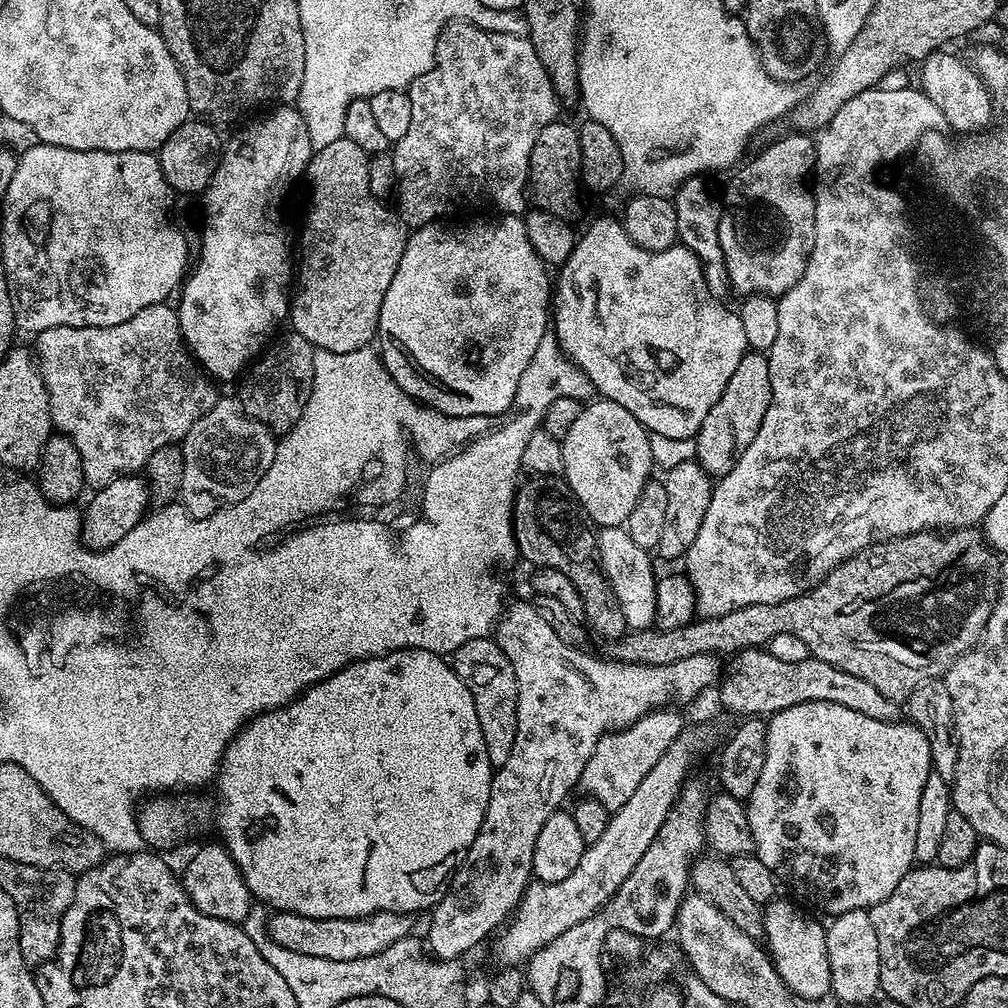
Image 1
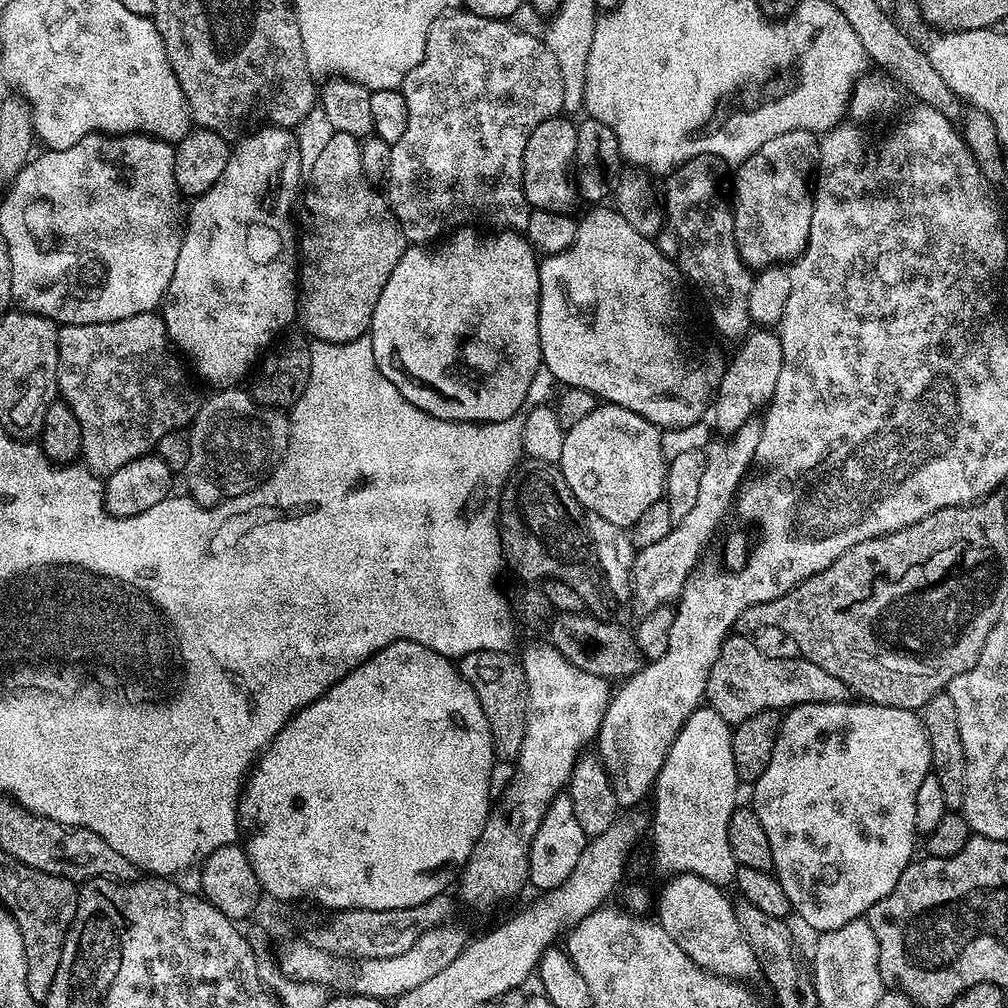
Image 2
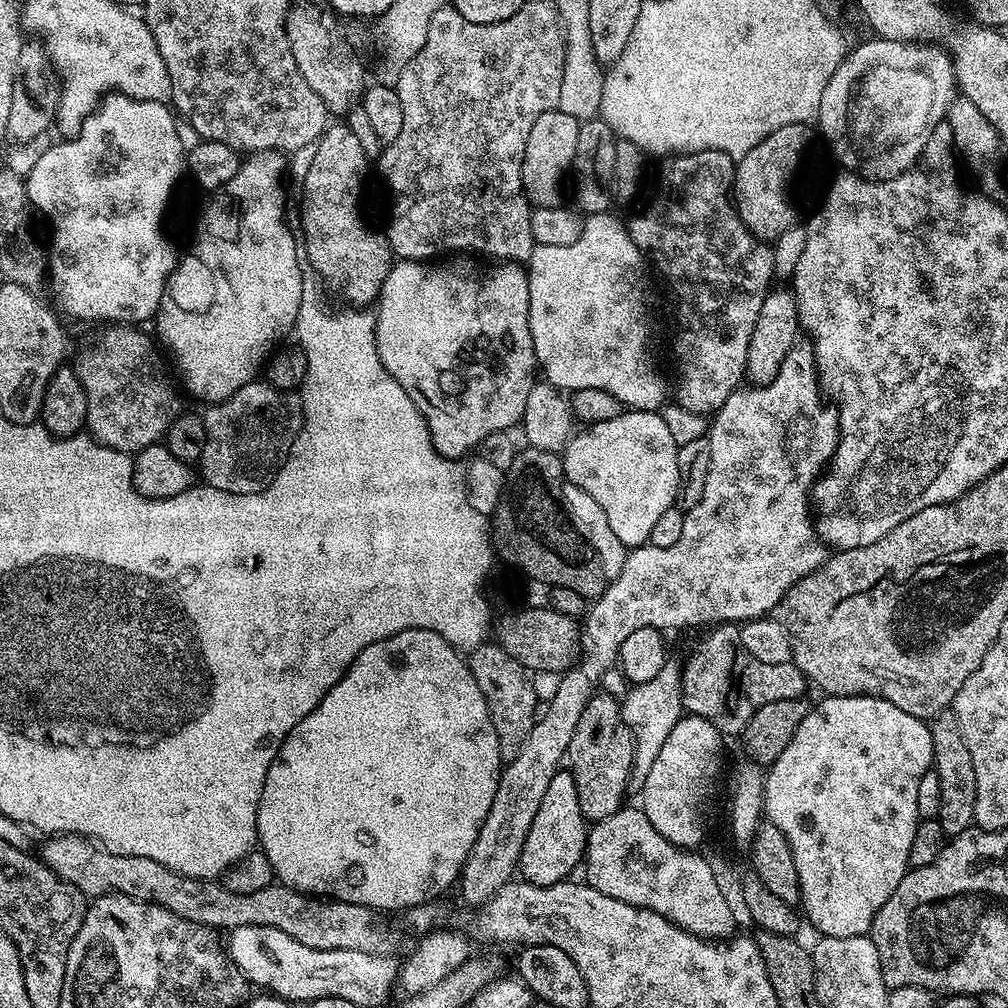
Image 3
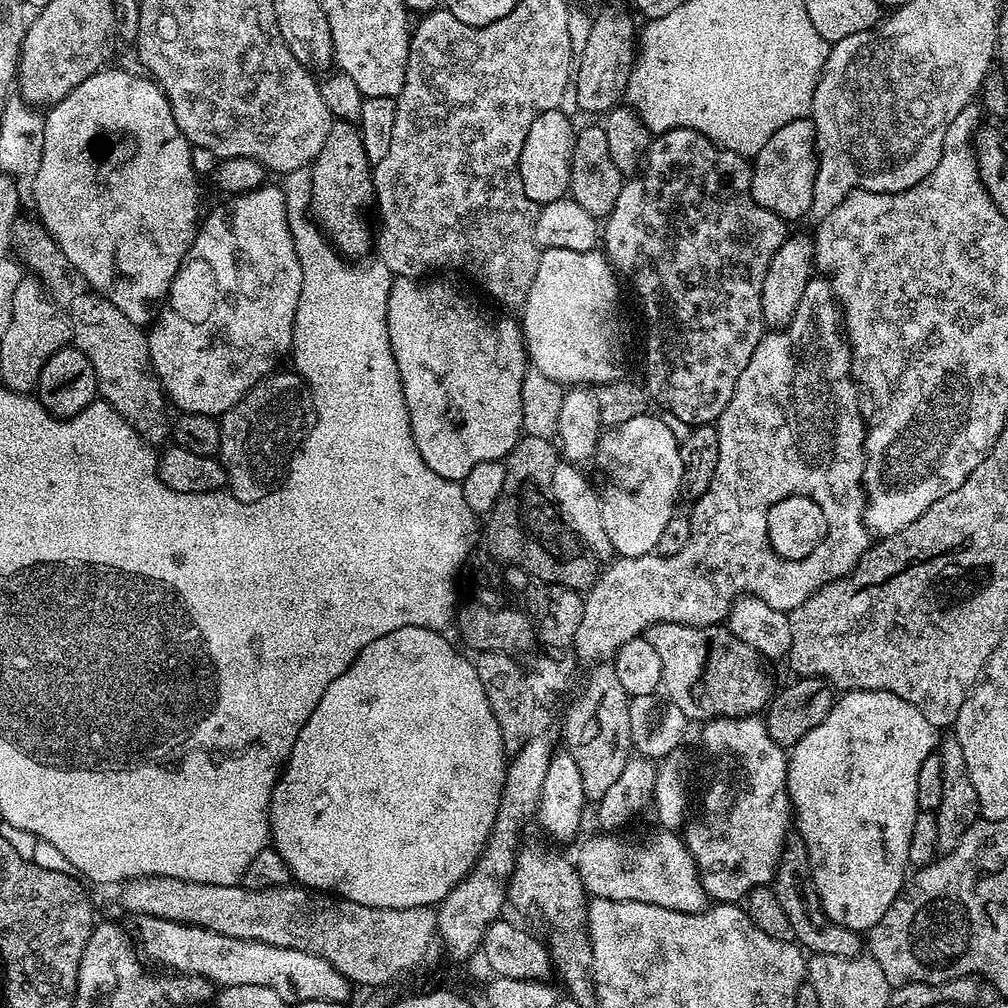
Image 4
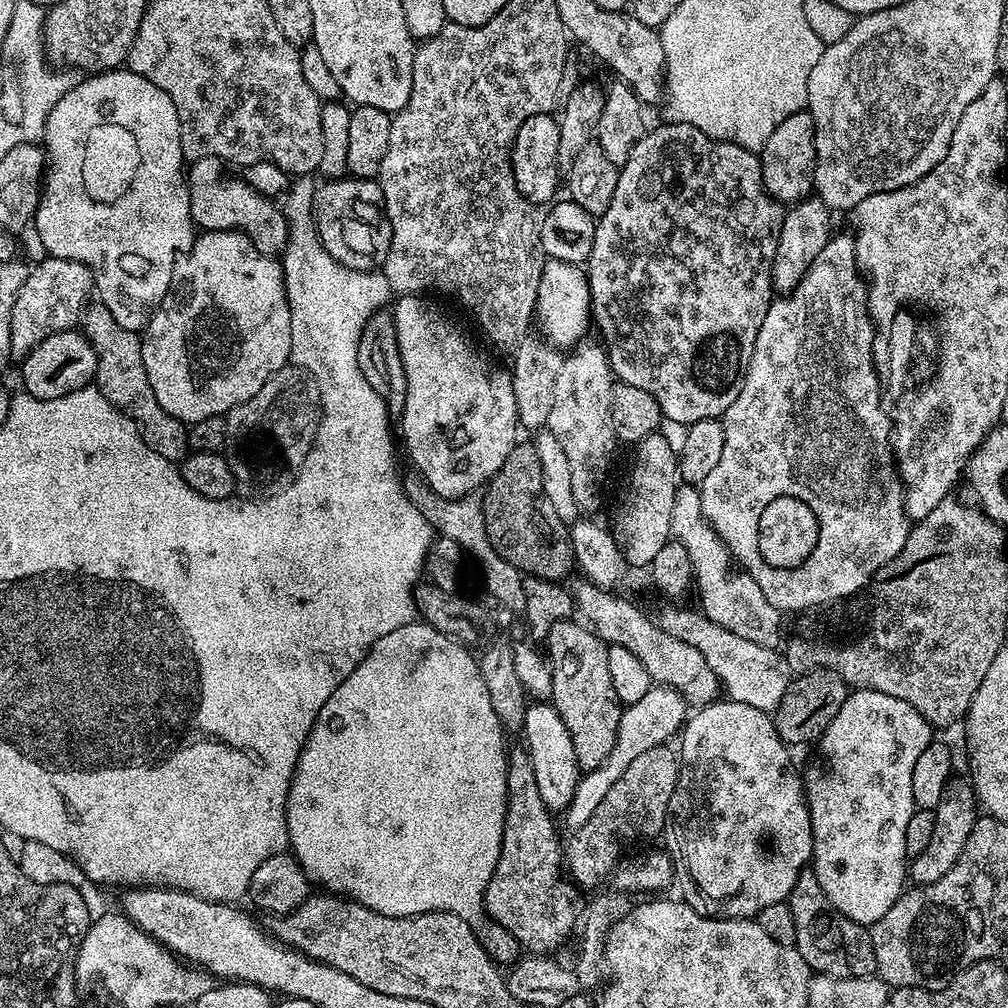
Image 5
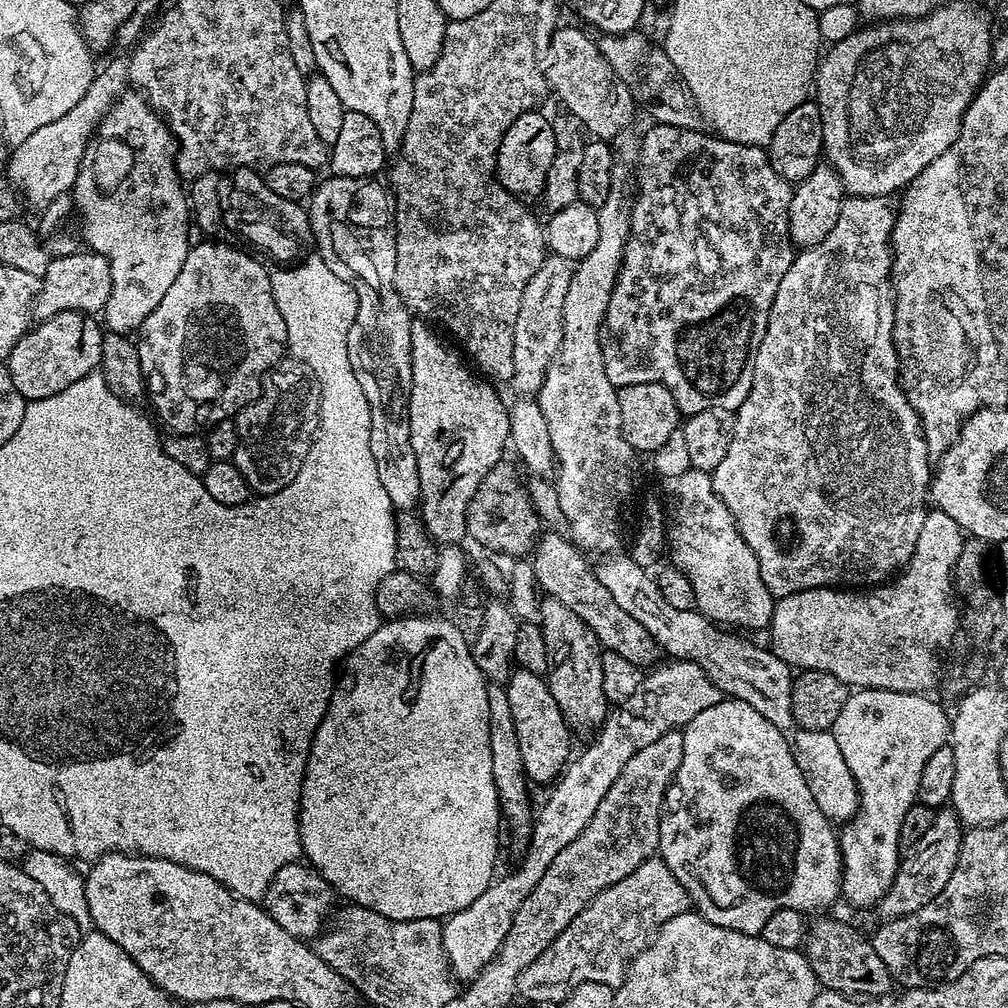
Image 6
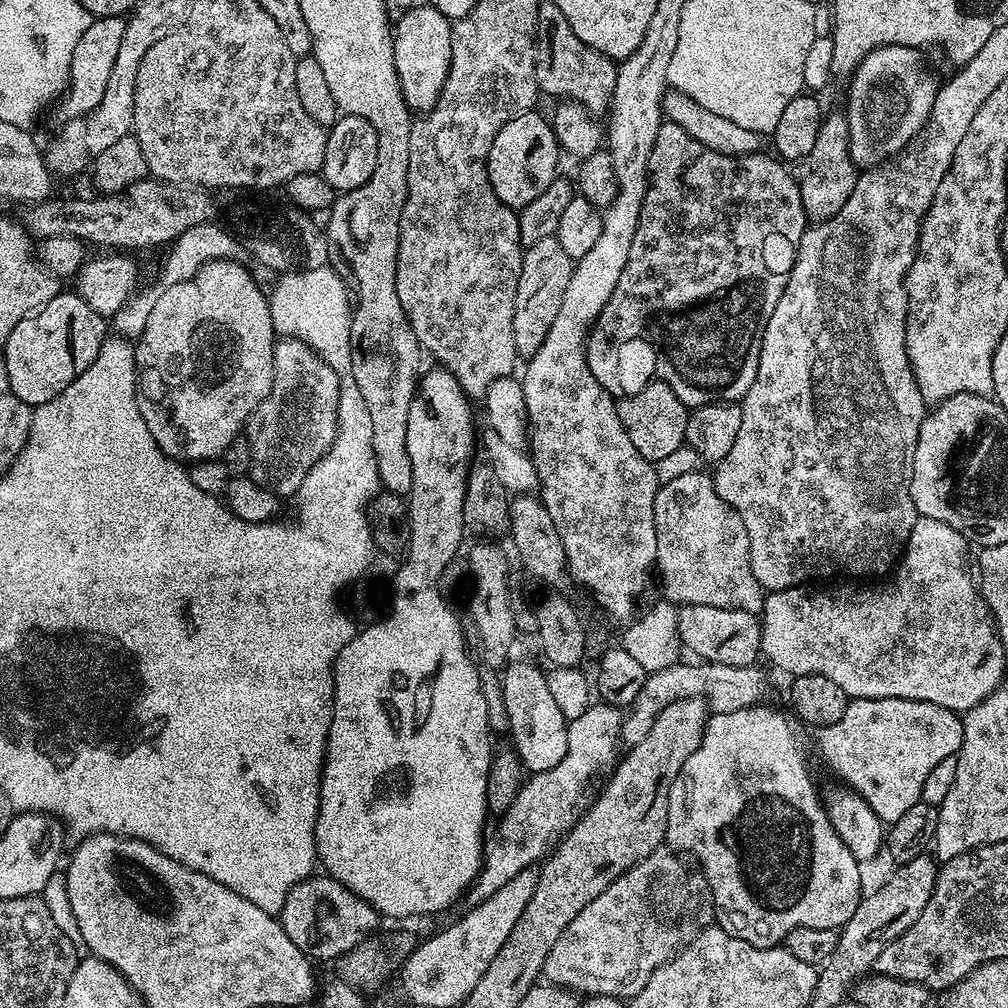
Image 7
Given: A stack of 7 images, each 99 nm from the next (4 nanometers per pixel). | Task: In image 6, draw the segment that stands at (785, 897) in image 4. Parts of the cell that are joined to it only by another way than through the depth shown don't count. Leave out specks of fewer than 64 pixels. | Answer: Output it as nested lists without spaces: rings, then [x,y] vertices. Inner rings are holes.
[[[820,918],[811,923],[804,943],[804,953],[814,970],[817,983],[827,991],[860,998],[881,998],[894,986],[892,976],[874,950],[871,939],[852,925],[836,918]]]

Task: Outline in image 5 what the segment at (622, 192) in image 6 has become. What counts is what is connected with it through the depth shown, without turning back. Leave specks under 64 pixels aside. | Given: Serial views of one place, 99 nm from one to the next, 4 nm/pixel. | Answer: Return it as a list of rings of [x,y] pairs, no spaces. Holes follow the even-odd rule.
[[[585,339],[565,355],[558,382],[554,382],[554,406],[546,428],[562,442],[570,462],[570,486],[574,490],[577,509],[592,514],[600,504],[600,487],[608,476],[612,455],[618,449],[614,426],[610,422],[610,398],[614,377],[603,343]]]

